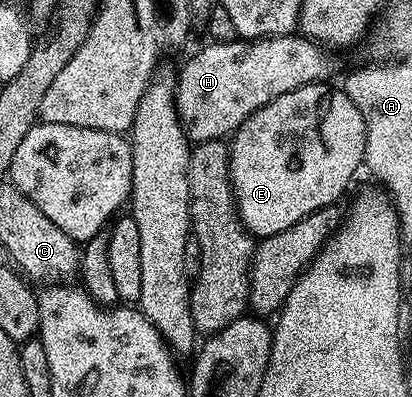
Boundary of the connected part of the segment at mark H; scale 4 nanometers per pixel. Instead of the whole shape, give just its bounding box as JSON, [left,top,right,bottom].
[176,35,332,142]

